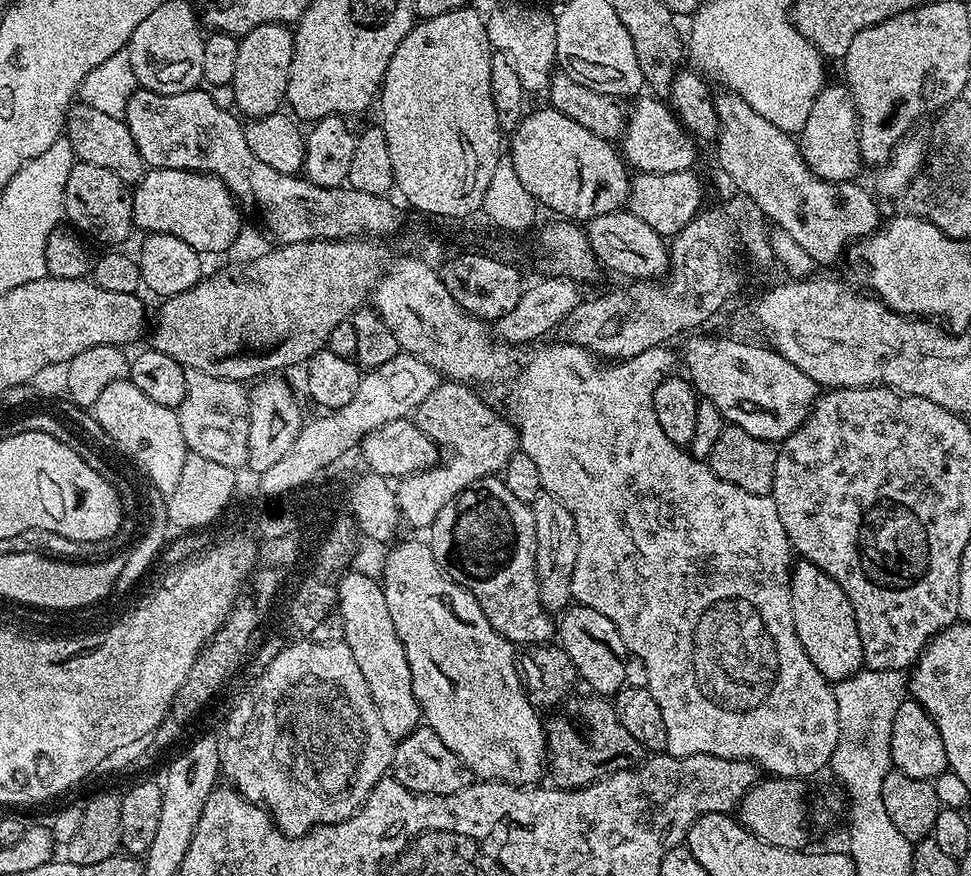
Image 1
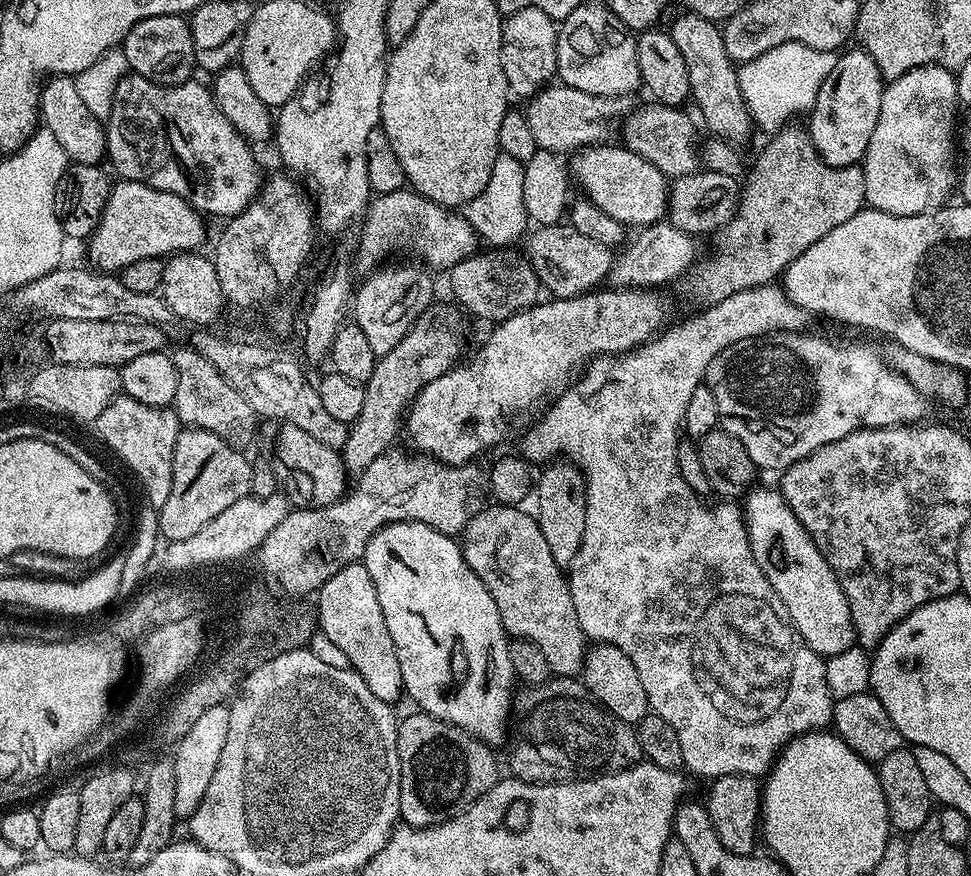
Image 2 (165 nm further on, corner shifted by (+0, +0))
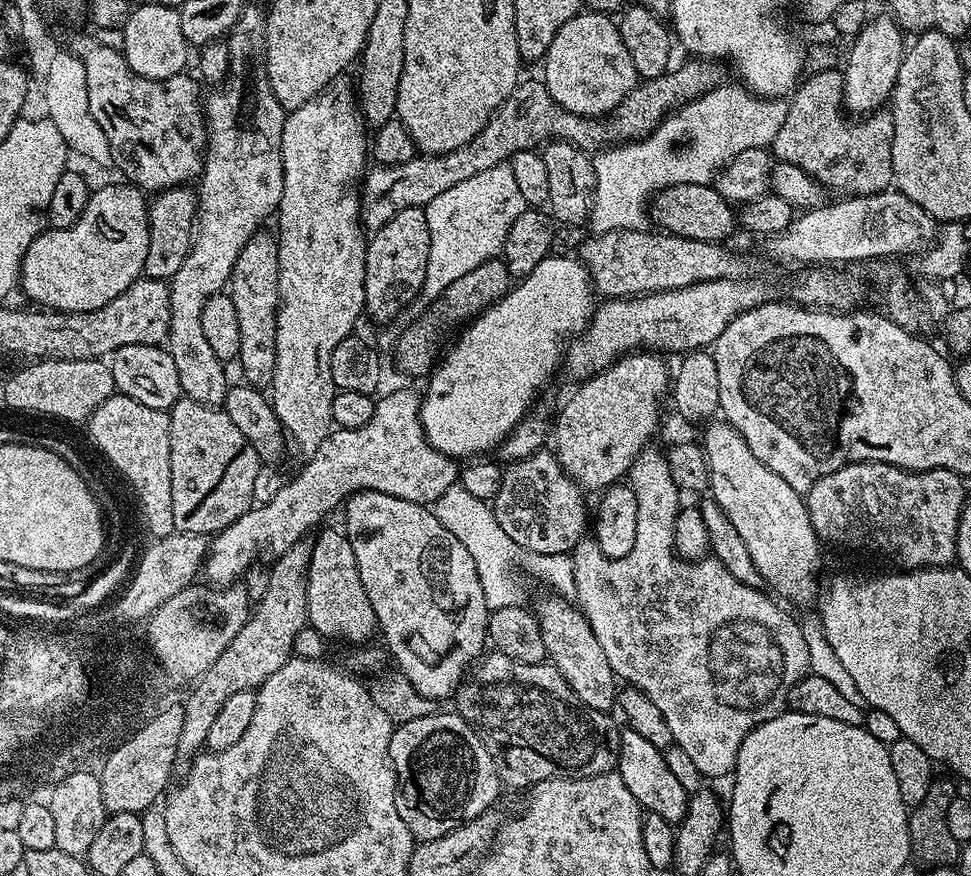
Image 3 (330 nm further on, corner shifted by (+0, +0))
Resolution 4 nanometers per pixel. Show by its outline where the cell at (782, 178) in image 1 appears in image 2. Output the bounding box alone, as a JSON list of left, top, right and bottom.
[670,11,754,142]

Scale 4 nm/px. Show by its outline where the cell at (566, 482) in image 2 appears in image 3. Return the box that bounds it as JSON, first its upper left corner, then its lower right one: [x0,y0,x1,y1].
[554,350,670,493]

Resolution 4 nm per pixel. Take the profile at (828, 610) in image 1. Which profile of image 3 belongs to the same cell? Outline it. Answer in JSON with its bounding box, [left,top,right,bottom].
[702,422,822,604]

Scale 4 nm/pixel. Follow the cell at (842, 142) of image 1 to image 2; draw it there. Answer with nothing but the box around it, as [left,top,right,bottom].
[806,47,886,168]

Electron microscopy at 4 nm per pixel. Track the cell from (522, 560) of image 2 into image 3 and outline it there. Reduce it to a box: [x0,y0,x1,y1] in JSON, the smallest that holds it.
[534,598,618,713]

